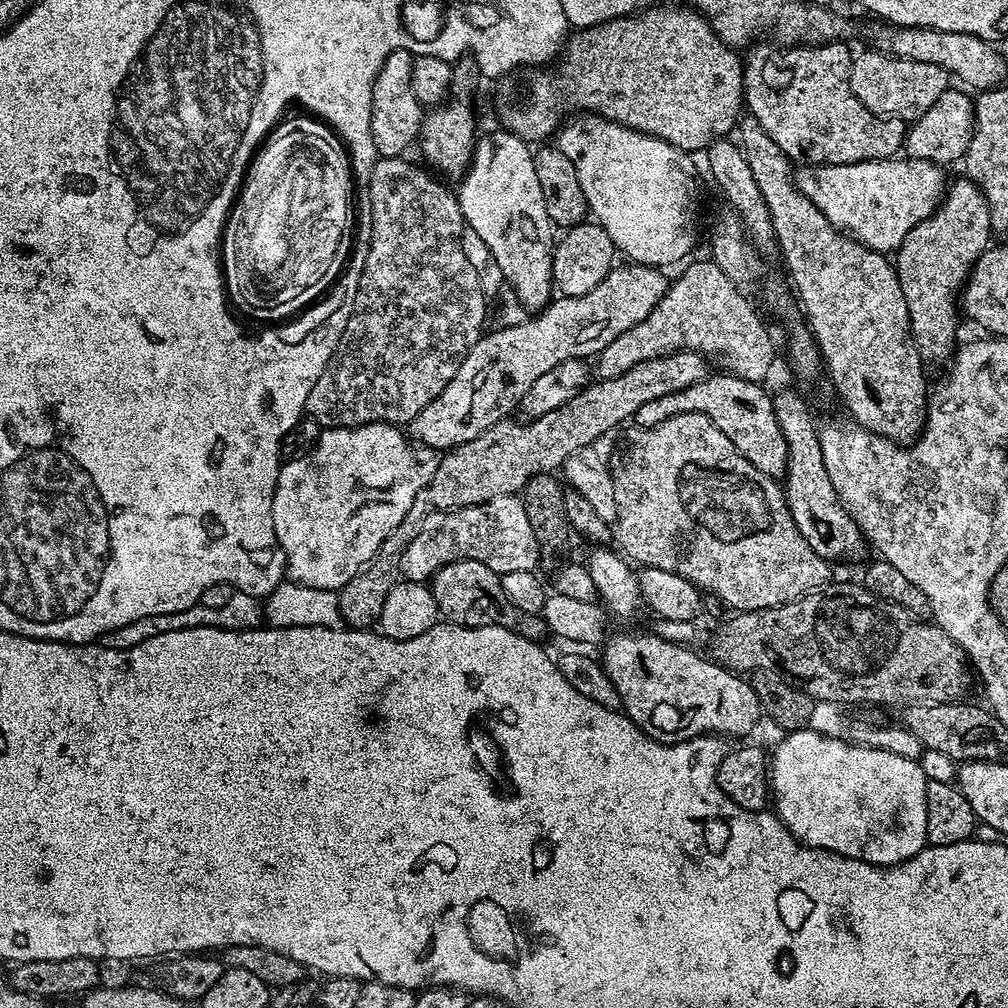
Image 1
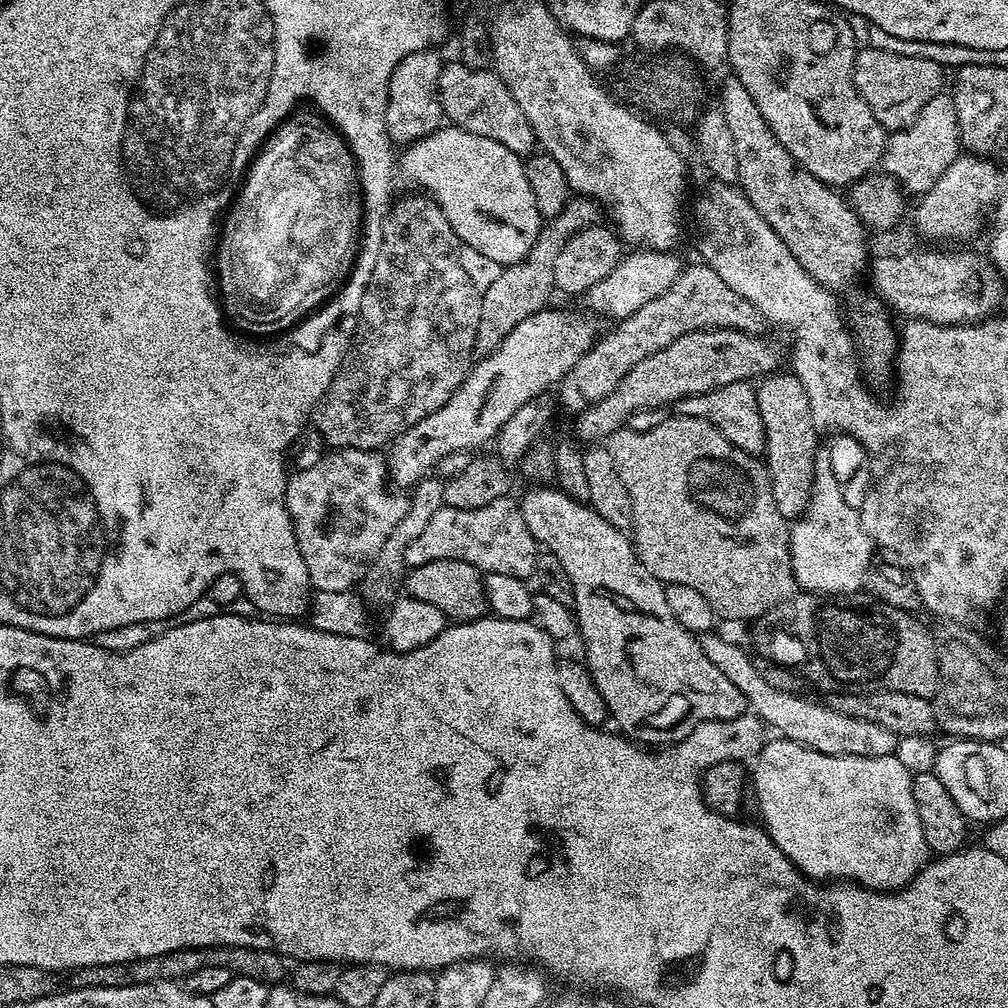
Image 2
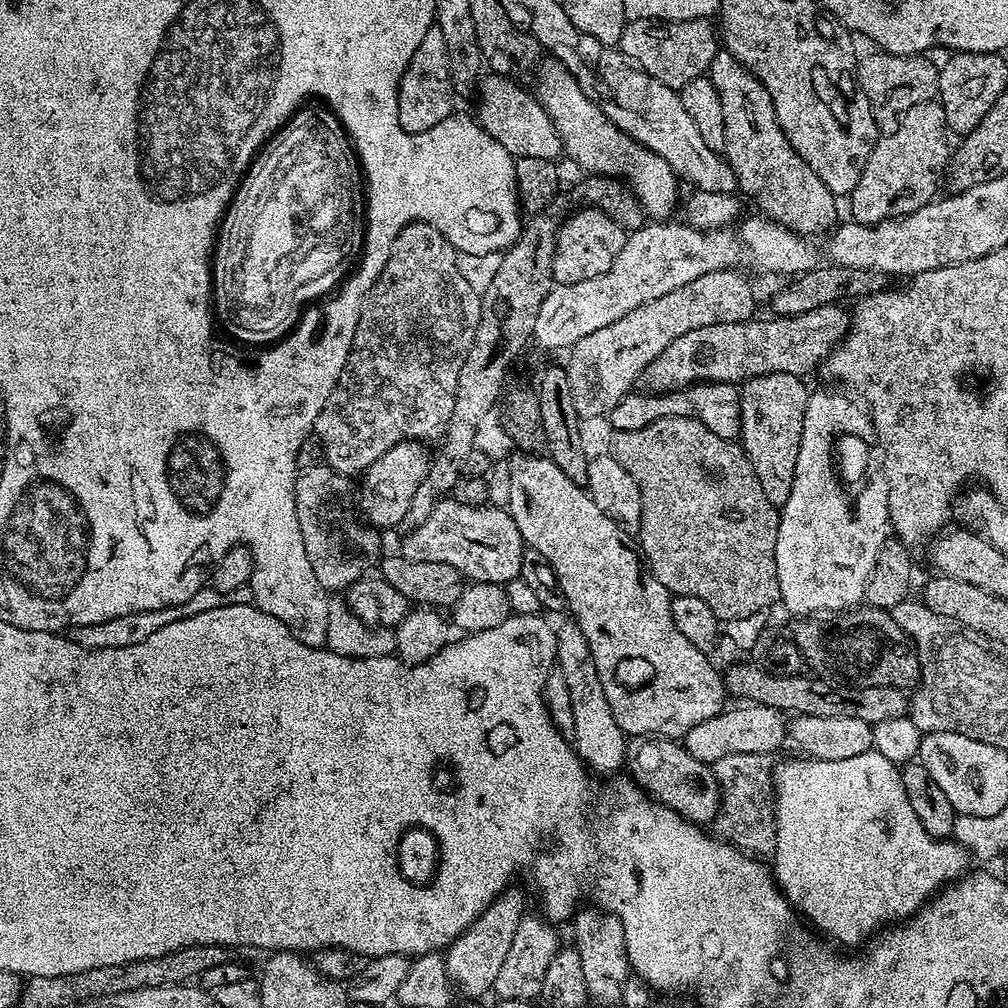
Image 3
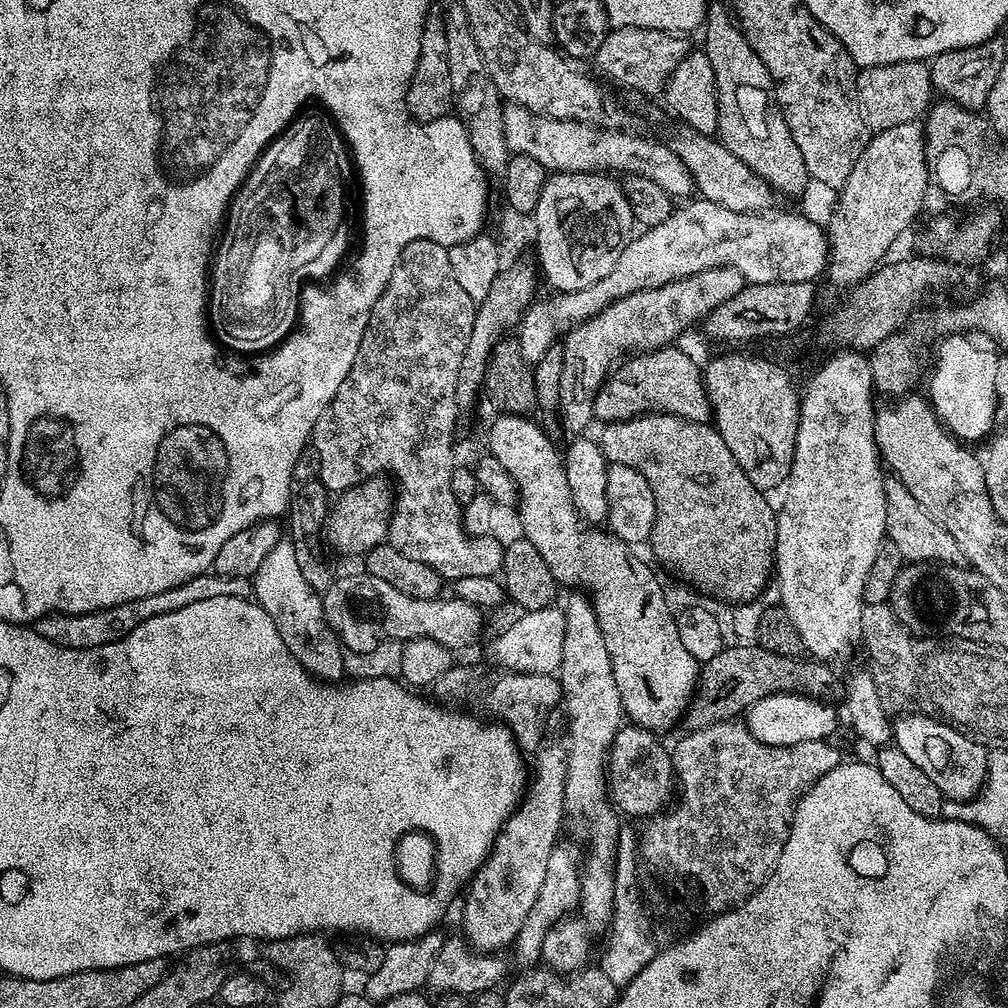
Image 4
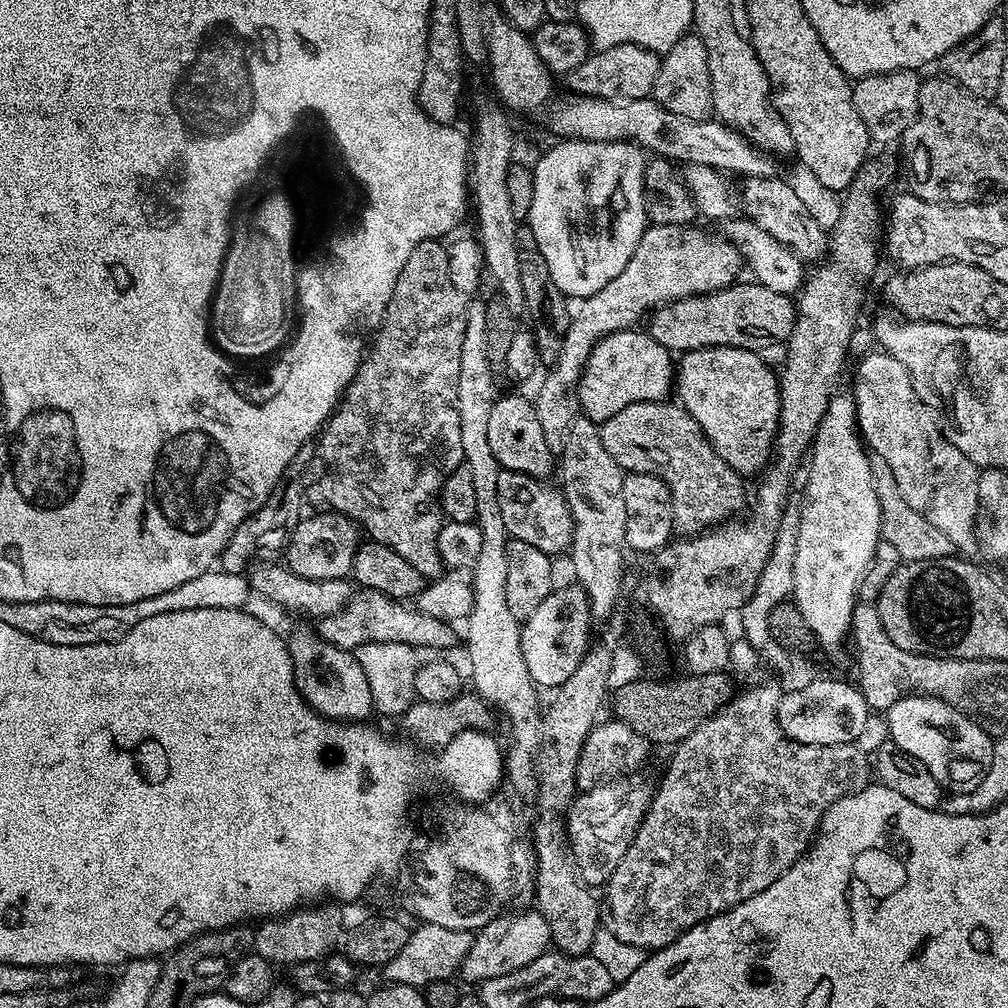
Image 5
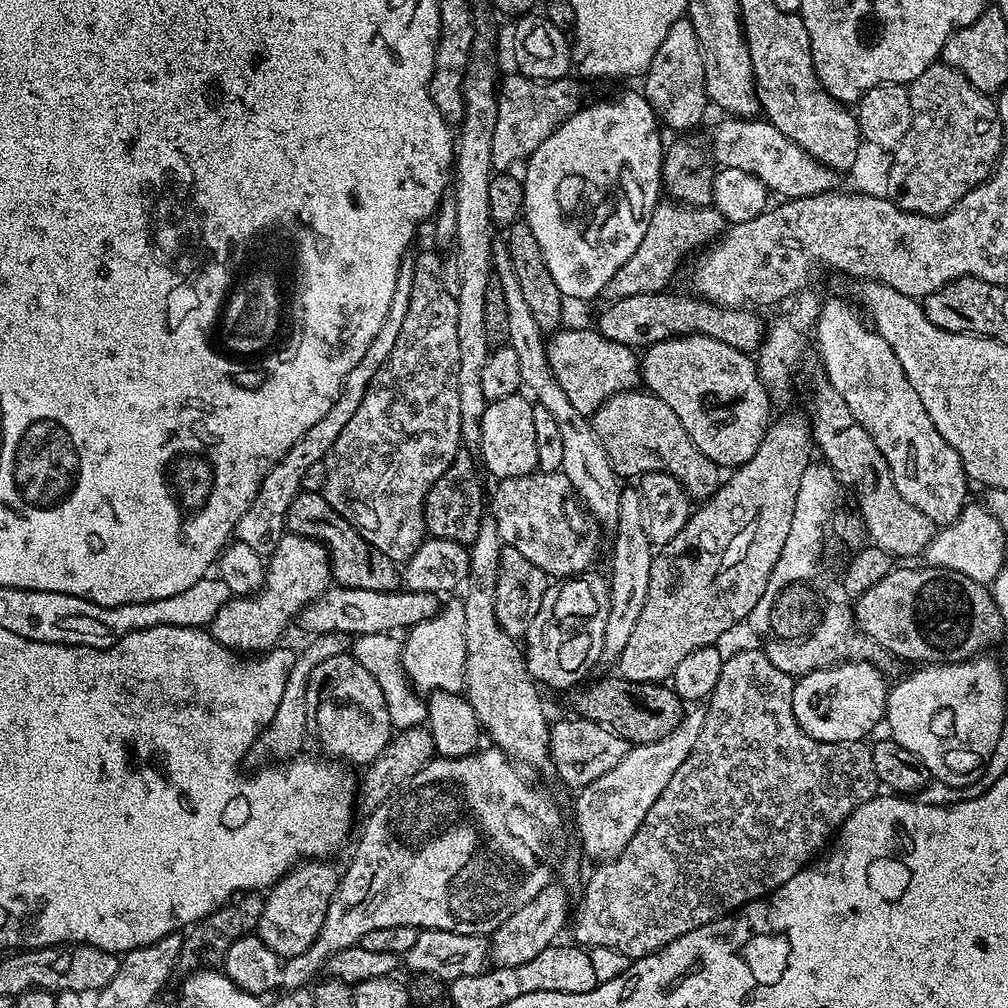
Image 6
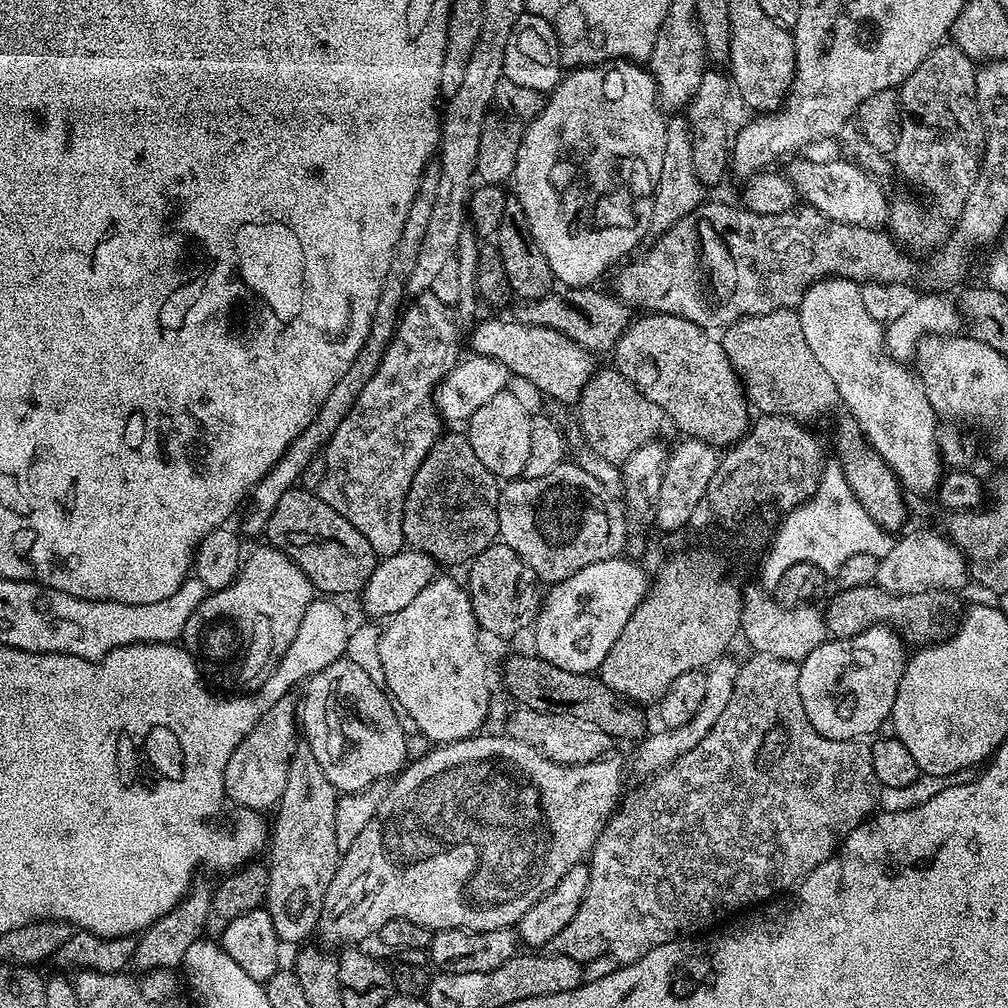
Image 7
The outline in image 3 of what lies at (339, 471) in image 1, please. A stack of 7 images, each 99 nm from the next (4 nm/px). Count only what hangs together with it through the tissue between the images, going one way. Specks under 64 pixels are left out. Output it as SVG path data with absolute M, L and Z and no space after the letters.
M321 462L305 468L296 477L296 513L302 530L302 543L306 545L306 558L314 566L314 578L324 589L347 590L365 575L368 567L377 563L381 533L369 526L354 507L354 484L349 477Z

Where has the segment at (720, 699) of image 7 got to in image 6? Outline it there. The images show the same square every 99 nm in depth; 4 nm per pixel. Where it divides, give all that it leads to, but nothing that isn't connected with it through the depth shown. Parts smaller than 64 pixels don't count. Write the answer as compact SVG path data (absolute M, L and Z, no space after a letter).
M700 706L693 708L696 708L693 712L692 709L685 711L684 719L670 734L666 734L666 738L629 747L628 753L622 762L618 762L618 766L614 766L614 770L606 770L602 778L590 782L590 786L575 793L580 840L596 862L607 862L626 850L626 842L638 834L646 814L650 814L650 806L658 802L662 790L666 790L678 766L682 766L682 762L686 762L694 750L702 734L705 709Z

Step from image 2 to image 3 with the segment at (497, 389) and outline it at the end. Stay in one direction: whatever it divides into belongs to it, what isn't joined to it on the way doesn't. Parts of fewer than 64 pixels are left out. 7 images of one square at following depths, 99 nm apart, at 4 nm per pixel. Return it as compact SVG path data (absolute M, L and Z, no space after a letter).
M404 440L400 444L390 446L382 458L378 458L362 474L364 480L358 484L358 512L371 527L377 530L403 525L406 510L410 507L410 498L414 498L414 490L426 478L426 470L430 452L421 441Z

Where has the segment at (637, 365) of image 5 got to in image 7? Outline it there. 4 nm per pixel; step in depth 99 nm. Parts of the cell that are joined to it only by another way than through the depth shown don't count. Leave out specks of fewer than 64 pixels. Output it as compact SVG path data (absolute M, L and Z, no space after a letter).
M519 319L484 320L472 332L471 351L478 356L494 358L506 366L513 377L529 380L540 392L545 392L560 404L579 405L586 382L597 371L593 353L587 352L578 342L566 338L558 330L546 326L522 324Z

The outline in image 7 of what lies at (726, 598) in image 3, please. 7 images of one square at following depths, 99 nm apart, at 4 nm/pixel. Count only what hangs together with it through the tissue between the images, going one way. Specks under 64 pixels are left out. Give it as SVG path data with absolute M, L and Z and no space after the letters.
M615 367L597 370L586 382L580 395L580 432L586 443L592 447L592 456L606 458L606 462L617 466L623 465L634 450L657 439L666 425L664 412L640 393L634 385Z

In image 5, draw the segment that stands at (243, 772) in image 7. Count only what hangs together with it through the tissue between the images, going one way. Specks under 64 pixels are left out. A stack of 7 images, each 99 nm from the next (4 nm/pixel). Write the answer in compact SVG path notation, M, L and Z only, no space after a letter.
M369 588L353 591L346 607L329 616L319 617L318 624L318 634L325 642L349 650L378 642L402 642L417 650L448 648L456 640L449 621L430 618L430 614L422 614L415 606Z

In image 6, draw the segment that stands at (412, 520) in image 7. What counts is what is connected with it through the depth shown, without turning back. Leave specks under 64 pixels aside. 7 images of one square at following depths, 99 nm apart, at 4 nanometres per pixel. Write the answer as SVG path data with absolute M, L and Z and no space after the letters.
M462 450L454 462L450 462L446 474L442 474L426 494L424 526L435 539L453 540L471 546L478 538L478 530L486 519L486 492L484 496L484 484L480 481L481 469L477 461L473 460L467 456L467 451Z

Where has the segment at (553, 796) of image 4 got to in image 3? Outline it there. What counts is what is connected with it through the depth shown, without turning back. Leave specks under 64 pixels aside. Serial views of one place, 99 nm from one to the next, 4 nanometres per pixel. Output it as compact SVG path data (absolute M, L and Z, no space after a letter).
M509 886L498 899L490 902L490 906L453 944L448 945L443 953L448 979L459 991L460 988L464 991L465 997L480 998L483 992L492 992L494 978L498 978L498 969L502 967L502 962L506 962L506 954L514 942L514 933L518 931L518 922L522 922L525 914L523 894L516 886Z

